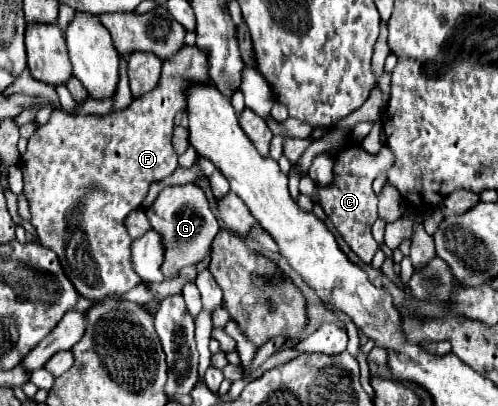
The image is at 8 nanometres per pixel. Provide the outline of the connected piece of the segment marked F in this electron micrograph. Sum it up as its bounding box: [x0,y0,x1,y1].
[20,44,210,300]

